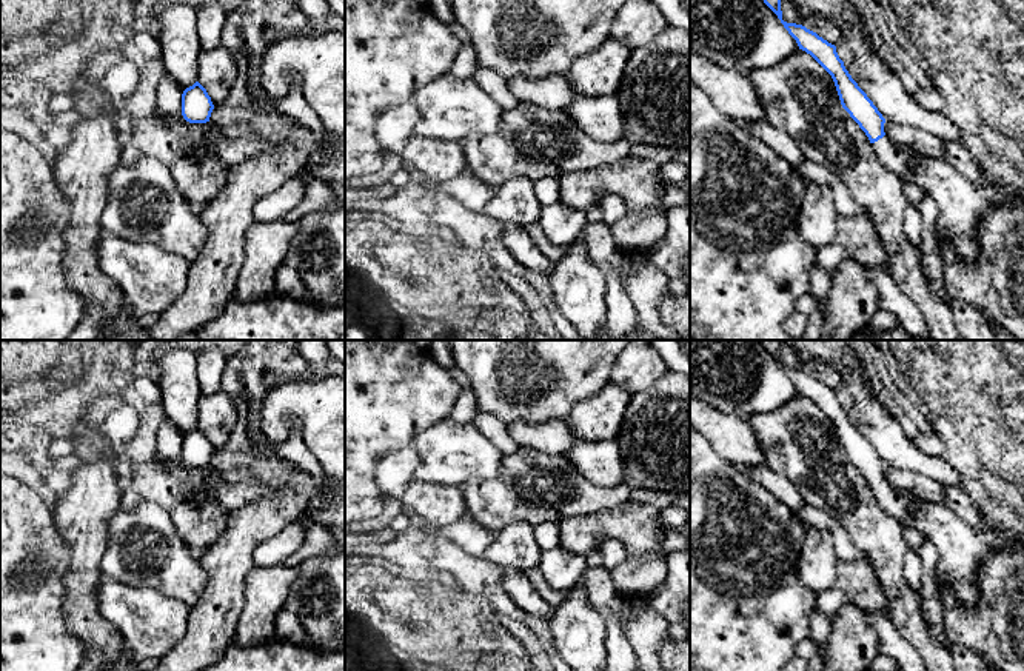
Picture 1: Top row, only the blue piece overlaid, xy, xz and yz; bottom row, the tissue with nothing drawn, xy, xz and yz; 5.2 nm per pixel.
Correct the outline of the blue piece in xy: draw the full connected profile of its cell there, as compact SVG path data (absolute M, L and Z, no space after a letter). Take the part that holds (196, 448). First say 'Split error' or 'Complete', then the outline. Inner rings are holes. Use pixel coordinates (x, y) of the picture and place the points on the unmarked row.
Complete. M196 426L186 432L182 439L182 460L189 468L209 466L214 449L206 434Z

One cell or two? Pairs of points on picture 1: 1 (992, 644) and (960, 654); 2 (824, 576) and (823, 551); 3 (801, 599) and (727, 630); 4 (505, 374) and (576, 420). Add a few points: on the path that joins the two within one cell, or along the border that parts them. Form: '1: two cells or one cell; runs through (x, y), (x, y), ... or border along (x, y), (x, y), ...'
1: two cells; border along (953, 642), (969, 647), (980, 654)
2: one cell; runs through (823, 570), (823, 557)
3: one cell; runs through (783, 605), (758, 608), (746, 619)
4: two cells; border along (596, 393), (581, 399), (564, 420)

